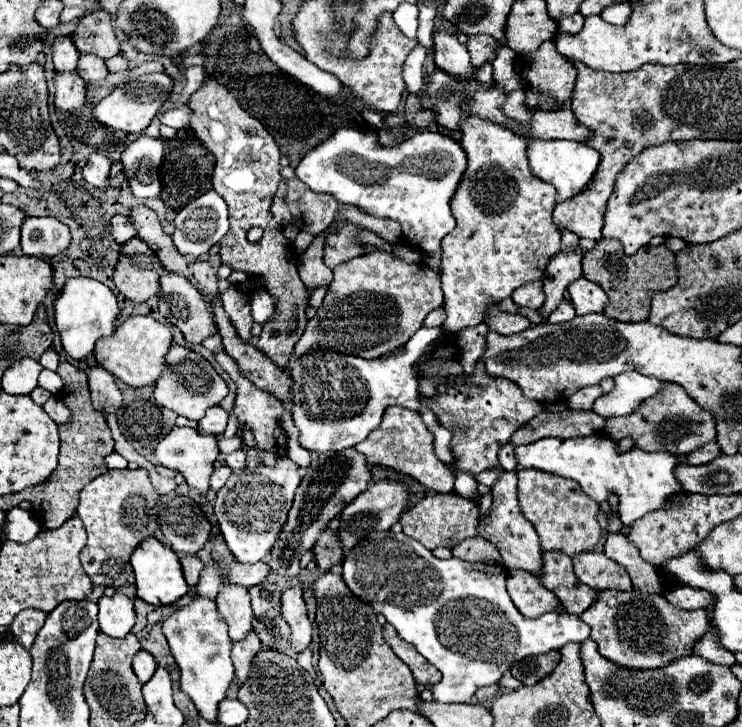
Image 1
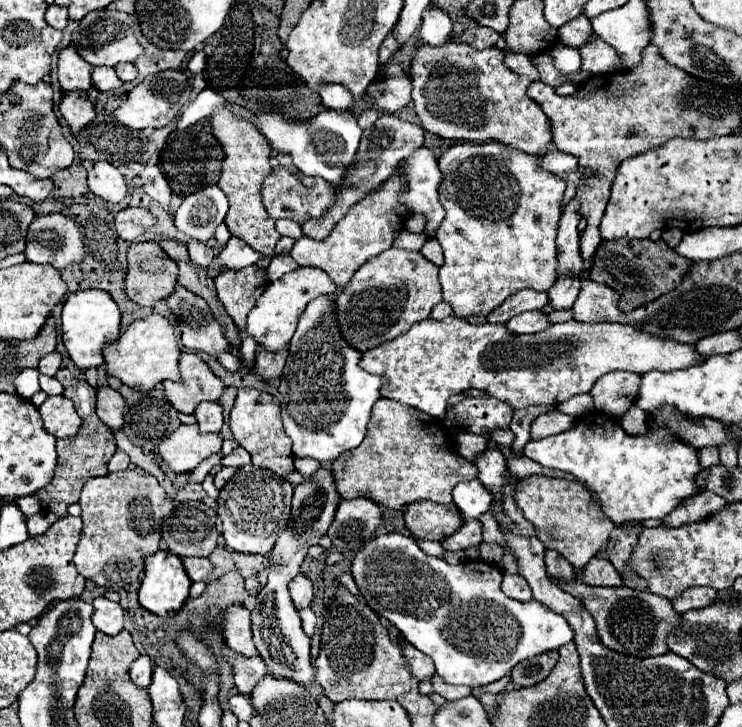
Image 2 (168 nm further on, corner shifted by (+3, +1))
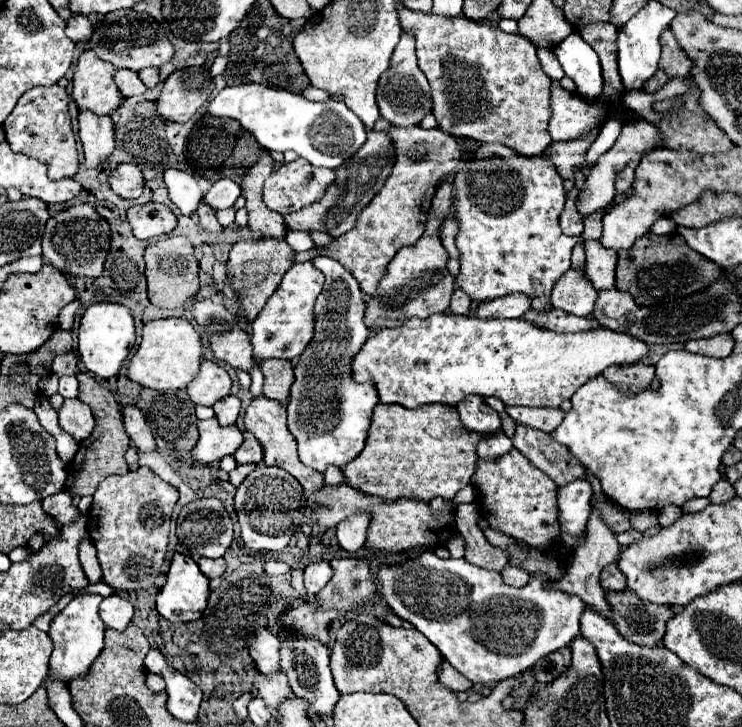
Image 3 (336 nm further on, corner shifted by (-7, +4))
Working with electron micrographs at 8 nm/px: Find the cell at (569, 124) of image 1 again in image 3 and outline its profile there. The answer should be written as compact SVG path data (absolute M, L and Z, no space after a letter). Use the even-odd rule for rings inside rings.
M407 7L399 9L399 21L403 29L415 33L419 69L425 73L431 85L433 115L437 117L437 127L455 137L475 139L479 143L503 143L513 151L533 157L541 155L553 141L547 123L551 119L551 79L539 65L535 55L535 45L531 45L521 35L509 35L501 29L493 29L487 23L475 23L467 17L435 17L431 13L411 11Z

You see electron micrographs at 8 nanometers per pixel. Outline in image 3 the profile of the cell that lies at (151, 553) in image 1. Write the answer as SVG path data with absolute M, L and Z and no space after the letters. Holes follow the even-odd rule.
M175 553L171 563L169 563L169 571L167 571L167 581L165 585L159 589L157 593L157 611L173 621L173 623L181 623L181 621L195 621L201 617L203 609L207 607L207 597L209 597L209 581L207 577L199 571L197 563L189 557L189 555L181 555Z

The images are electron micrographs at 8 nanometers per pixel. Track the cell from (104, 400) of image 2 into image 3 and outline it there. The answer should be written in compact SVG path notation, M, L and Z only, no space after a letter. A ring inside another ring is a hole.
M125 405L123 407L123 425L129 435L129 439L135 443L141 451L155 451L155 439L145 423L145 417L137 405Z

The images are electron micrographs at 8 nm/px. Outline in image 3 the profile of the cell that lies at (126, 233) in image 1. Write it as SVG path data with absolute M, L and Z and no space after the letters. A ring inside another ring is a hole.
M153 201L143 205L133 205L127 211L127 219L131 223L133 235L145 241L153 241L159 235L171 233L177 225L175 213L167 205L153 203Z

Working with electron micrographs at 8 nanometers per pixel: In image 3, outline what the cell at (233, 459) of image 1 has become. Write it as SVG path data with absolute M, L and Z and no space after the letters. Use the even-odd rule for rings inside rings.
M245 435L245 441L235 451L237 463L259 463L263 459L263 447L253 435Z

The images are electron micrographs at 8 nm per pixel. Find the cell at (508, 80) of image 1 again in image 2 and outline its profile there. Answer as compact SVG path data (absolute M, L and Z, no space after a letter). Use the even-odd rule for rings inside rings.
M507 52L507 56L505 56L505 66L507 66L507 68L511 68L515 74L529 76L531 80L537 80L537 78L539 78L539 72L537 72L537 68L535 68L535 64L533 64L533 58L531 58L531 56Z

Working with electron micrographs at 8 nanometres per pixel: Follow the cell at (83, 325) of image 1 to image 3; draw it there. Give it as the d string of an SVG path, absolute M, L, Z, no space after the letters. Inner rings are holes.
M93 303L85 309L79 323L79 355L85 367L101 379L115 377L135 345L133 317L125 305L119 303Z

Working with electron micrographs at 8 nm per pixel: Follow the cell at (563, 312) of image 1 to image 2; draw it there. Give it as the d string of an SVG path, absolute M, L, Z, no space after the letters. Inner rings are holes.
M559 276L559 280L551 286L549 304L555 310L567 310L573 306L581 288L581 276Z

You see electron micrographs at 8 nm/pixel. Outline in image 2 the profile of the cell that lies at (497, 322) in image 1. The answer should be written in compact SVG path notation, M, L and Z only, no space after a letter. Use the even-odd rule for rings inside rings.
M541 310L517 314L507 322L507 328L513 334L535 334L535 332L543 332L549 326L551 326L551 322L549 322L547 314L543 314Z

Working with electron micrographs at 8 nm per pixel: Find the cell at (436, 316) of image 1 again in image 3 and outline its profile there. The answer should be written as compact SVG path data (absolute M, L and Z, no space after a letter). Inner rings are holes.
M455 289L453 297L451 297L449 311L455 313L455 315L467 315L469 313L469 307L471 307L471 299L461 289Z

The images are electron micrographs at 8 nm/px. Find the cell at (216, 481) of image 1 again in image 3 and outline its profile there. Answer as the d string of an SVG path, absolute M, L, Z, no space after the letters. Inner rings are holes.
M237 465L231 473L229 473L229 483L233 483L235 487L255 469L255 465Z

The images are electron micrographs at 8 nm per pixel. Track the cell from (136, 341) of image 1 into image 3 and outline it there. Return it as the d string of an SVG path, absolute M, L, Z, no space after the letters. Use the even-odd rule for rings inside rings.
M167 317L149 321L143 327L141 345L127 363L127 377L141 387L167 391L167 389L185 389L189 381L197 375L201 361L201 337L197 329L187 319Z

